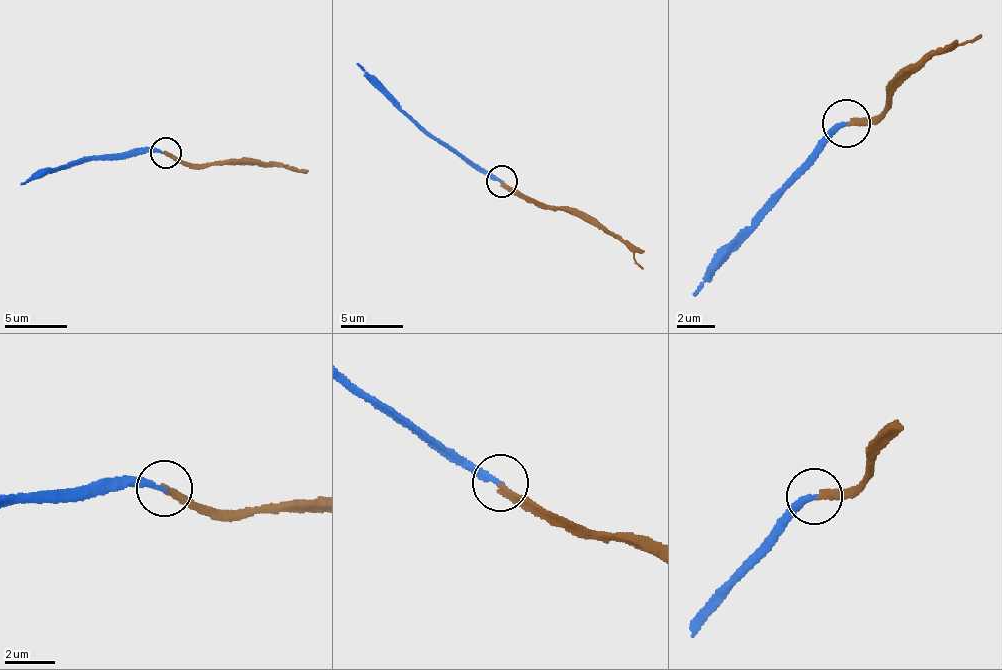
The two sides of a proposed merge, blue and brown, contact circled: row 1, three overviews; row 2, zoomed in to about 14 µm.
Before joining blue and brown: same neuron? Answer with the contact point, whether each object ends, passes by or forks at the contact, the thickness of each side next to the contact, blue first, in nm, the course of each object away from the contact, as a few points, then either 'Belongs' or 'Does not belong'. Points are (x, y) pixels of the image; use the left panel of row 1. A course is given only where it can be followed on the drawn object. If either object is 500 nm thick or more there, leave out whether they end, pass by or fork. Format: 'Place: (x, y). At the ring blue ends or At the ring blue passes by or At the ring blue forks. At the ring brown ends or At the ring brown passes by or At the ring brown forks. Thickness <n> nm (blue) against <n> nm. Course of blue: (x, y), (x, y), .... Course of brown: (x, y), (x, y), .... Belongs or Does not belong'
Place: (165, 153). At the ring blue ends. At the ring brown ends. Thickness 240 nm (blue) against 280 nm. Course of blue: (166, 152), (135, 147), (43, 170), (21, 183). Course of brown: (166, 152), (191, 162), (260, 162), (308, 172). Belongs

